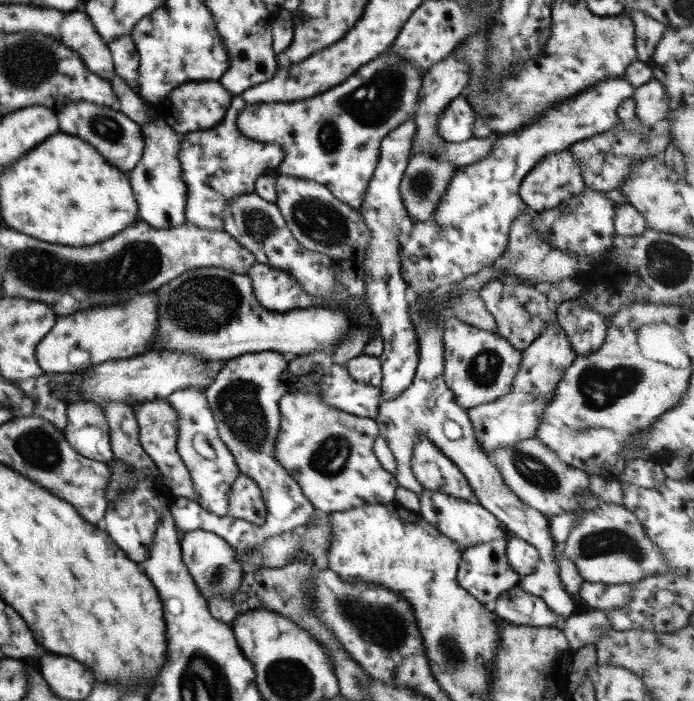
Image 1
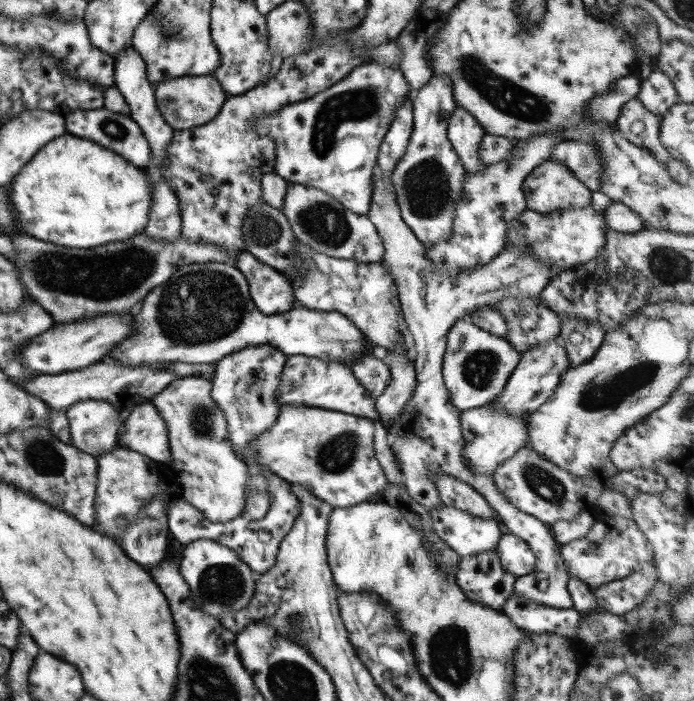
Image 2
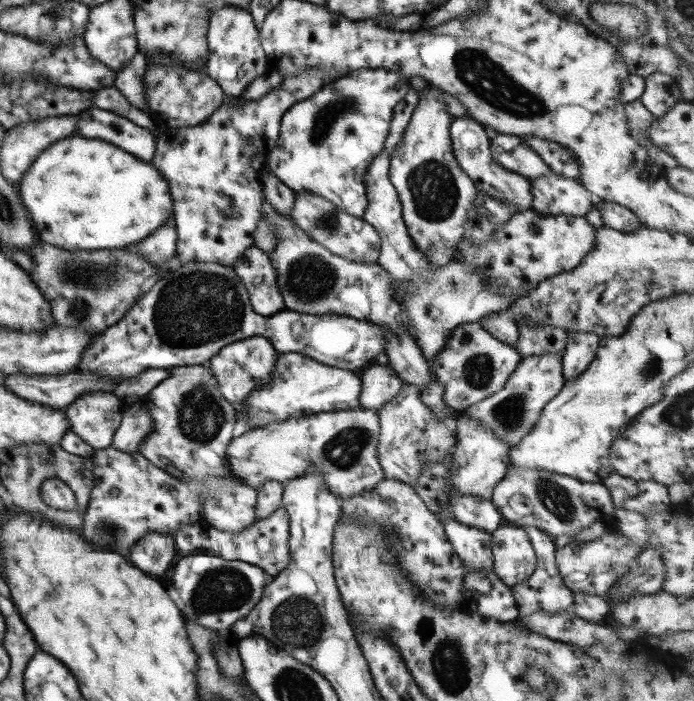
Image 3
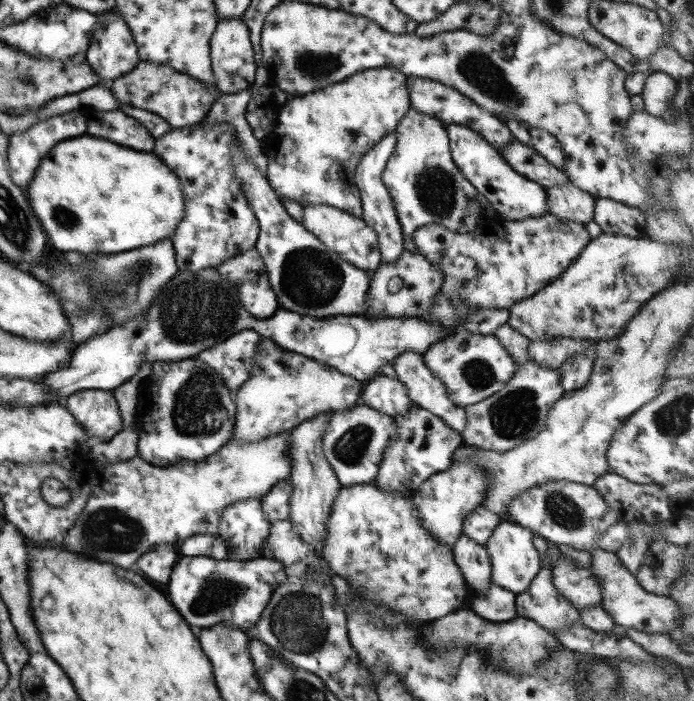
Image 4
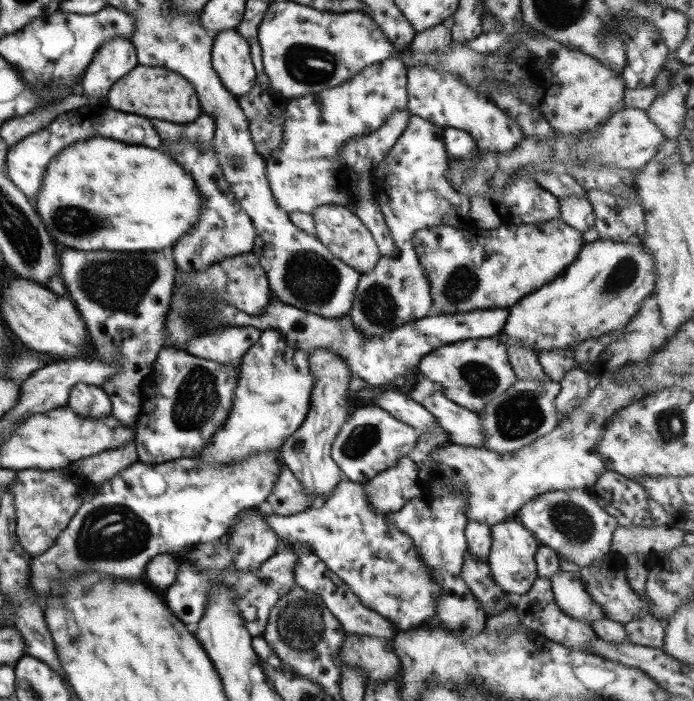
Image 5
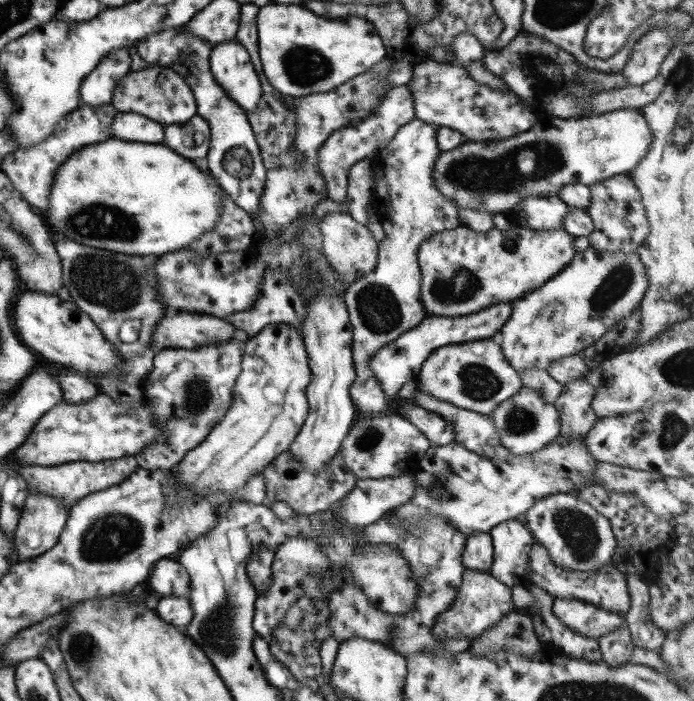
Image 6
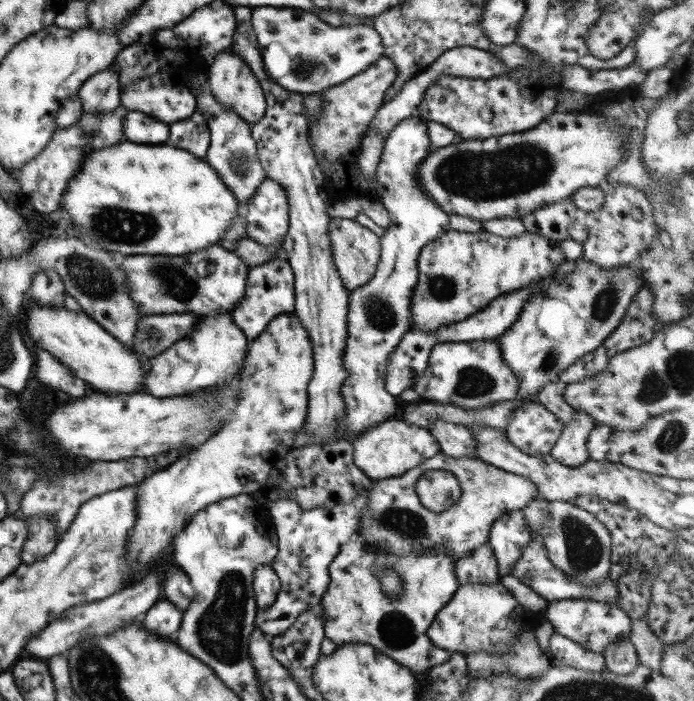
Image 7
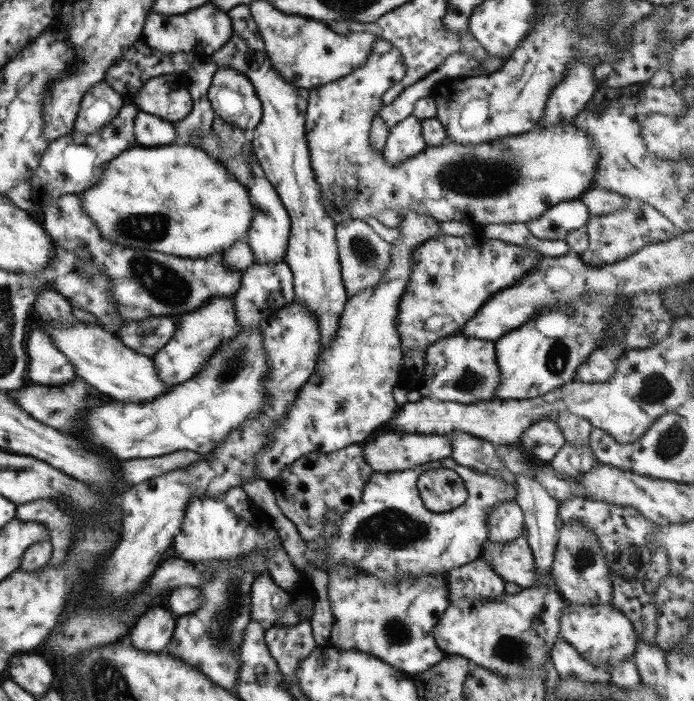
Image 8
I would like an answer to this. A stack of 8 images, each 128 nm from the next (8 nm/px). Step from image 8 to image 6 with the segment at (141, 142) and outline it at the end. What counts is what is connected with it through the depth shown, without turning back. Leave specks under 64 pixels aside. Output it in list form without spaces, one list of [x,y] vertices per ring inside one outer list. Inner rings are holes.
[[[117,112],[110,124],[110,134],[113,138],[127,142],[162,142],[164,128],[154,120],[137,114],[121,114]]]

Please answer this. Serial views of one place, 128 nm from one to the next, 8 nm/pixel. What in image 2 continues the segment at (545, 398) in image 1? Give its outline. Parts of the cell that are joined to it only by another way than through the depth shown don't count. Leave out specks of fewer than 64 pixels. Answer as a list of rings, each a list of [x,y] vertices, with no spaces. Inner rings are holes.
[[[481,406],[460,411],[459,425],[463,437],[463,456],[471,468],[478,474],[491,476],[499,464],[503,464],[527,440],[527,421],[523,417],[507,413],[494,406]]]

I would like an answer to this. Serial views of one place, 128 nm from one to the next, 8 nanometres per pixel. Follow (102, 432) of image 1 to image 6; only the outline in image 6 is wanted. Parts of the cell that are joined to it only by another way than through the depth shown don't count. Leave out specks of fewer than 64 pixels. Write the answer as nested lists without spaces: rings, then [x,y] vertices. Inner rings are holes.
[[[61,368],[57,373],[57,379],[59,379],[62,401],[69,405],[84,404],[99,396],[97,385],[87,376]]]

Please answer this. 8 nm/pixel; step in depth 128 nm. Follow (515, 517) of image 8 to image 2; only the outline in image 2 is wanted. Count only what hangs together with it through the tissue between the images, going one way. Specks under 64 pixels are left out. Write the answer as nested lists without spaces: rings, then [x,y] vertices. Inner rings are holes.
[[[503,531],[494,546],[494,551],[501,567],[507,573],[523,577],[534,569],[535,555],[529,546],[515,534]]]

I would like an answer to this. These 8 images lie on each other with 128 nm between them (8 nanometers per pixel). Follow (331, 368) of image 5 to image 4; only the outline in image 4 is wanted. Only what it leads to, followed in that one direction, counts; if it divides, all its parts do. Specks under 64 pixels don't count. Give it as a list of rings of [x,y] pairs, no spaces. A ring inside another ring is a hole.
[[[333,411],[321,412],[311,418],[304,420],[301,424],[291,429],[289,436],[289,456],[291,458],[291,473],[287,479],[291,484],[291,495],[289,495],[289,516],[288,521],[297,532],[297,536],[309,544],[314,550],[315,556],[324,560],[321,555],[321,542],[325,538],[327,528],[327,514],[331,512],[331,504],[339,492],[340,484],[337,482],[332,469],[325,461],[321,435],[325,429],[325,423]]]

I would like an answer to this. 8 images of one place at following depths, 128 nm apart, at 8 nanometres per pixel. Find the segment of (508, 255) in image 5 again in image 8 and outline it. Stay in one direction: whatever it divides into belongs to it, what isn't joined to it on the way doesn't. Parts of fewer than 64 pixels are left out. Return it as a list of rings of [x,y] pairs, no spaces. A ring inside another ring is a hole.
[[[439,234],[415,246],[413,253],[411,274],[397,304],[403,356],[408,350],[424,351],[438,339],[458,333],[489,296],[519,282],[542,256],[529,247],[470,234],[462,237]],[[431,316],[441,318],[435,330],[429,330],[425,324]]]

